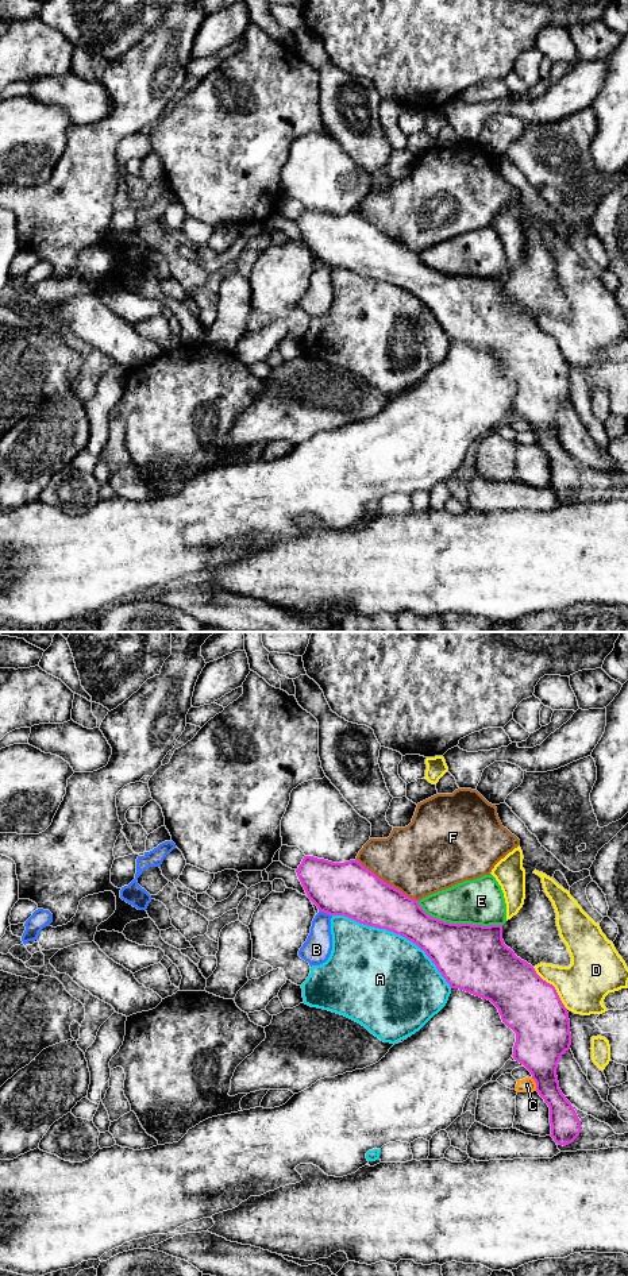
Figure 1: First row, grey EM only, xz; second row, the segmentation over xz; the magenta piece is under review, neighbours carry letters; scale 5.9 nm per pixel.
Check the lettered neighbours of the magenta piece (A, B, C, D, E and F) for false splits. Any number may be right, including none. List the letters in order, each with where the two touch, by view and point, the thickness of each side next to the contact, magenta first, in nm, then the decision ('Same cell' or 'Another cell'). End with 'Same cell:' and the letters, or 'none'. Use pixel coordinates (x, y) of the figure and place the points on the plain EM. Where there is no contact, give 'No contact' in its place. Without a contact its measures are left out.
A: Touches magenta at xz (396, 285). Thickness 280 nm (magenta) against 500 nm. Another cell
B: Touches magenta at xz (326, 263). Thickness 320 nm (magenta) against 170 nm. Another cell
C: Touches magenta at xz (536, 436). Thickness 300 nm (magenta) against 90 nm. Another cell
D: Touches magenta at xz (554, 339). Thickness 360 nm (magenta) against 300 nm. Another cell
E: Touches magenta at xz (458, 276). Thickness 400 nm (magenta) against 280 nm. Another cell
F: Touches magenta at xz (386, 235). Thickness 320 nm (magenta) against 420 nm. Another cell
Same cell: none

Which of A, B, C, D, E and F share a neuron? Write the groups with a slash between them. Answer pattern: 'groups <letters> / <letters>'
groups A / B / C / D / E / F

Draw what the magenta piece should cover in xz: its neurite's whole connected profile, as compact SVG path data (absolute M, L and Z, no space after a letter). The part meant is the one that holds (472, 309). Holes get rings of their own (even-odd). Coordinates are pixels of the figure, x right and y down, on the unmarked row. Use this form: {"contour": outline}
{"contour": "M304 208L296 224L319 263L344 267L405 289L425 304L451 340L490 352L498 361L502 374L516 385L513 410L531 424L536 443L550 459L550 487L563 498L579 487L581 473L562 446L556 428L558 415L571 397L567 361L555 339L504 296L502 277L450 275L434 270L420 259L419 252L385 235L357 211L332 215Z"}

